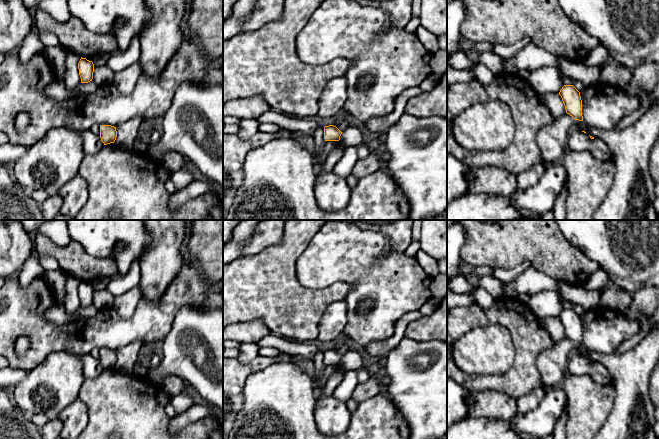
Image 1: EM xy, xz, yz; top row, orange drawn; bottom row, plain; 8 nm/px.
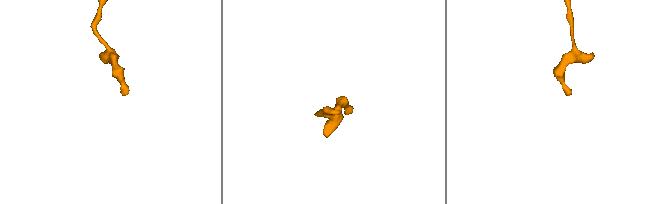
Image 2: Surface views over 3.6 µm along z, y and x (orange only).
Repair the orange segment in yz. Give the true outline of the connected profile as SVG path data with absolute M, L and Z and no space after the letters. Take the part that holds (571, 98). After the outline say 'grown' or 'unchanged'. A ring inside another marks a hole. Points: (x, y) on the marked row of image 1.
M564 85L559 95L564 103L566 113L575 120L583 121L580 92L573 85Z; unchanged

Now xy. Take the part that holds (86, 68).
M81 57L78 63L78 69L81 78L81 83L88 83L92 81L94 72L94 64L92 61Z; unchanged

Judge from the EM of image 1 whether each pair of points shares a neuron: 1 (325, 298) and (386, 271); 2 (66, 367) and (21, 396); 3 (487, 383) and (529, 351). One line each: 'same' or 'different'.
1: different
2: same
3: same

